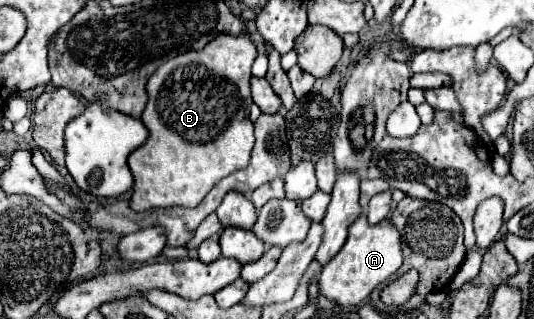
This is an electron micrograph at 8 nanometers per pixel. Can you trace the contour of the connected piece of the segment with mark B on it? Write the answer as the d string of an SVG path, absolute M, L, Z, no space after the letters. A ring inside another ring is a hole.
M247 33L219 35L207 43L201 51L187 51L165 63L147 83L149 103L141 115L149 129L149 139L135 153L129 155L129 169L133 173L133 197L129 207L133 211L145 211L153 207L197 207L213 185L249 165L253 149L253 123L249 119L251 107L251 65L257 57L257 49Z

